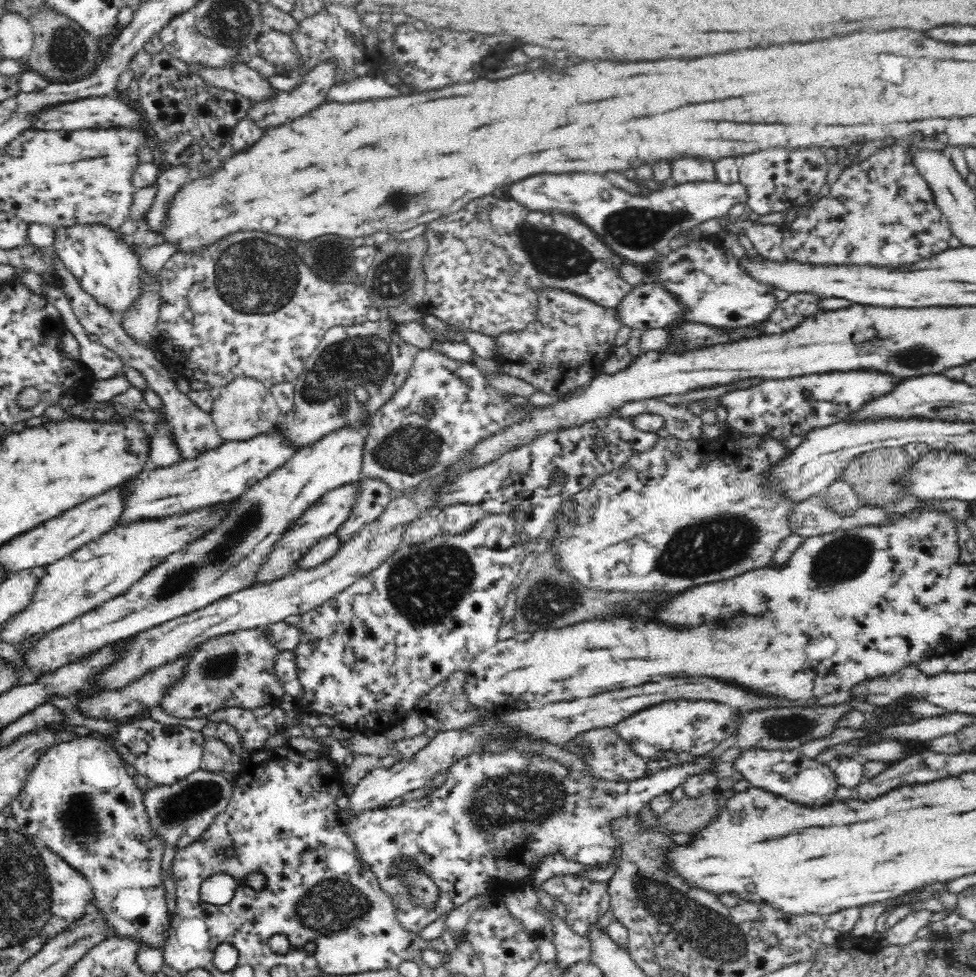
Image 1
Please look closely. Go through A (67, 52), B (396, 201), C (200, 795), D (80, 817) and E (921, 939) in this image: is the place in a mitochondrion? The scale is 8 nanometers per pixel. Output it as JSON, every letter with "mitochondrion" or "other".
{"A":"mitochondrion","B":"mitochondrion","C":"mitochondrion","D":"mitochondrion","E":"other"}

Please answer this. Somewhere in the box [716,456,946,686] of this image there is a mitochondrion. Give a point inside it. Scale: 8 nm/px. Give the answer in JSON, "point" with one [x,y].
{"point":[847,557]}

